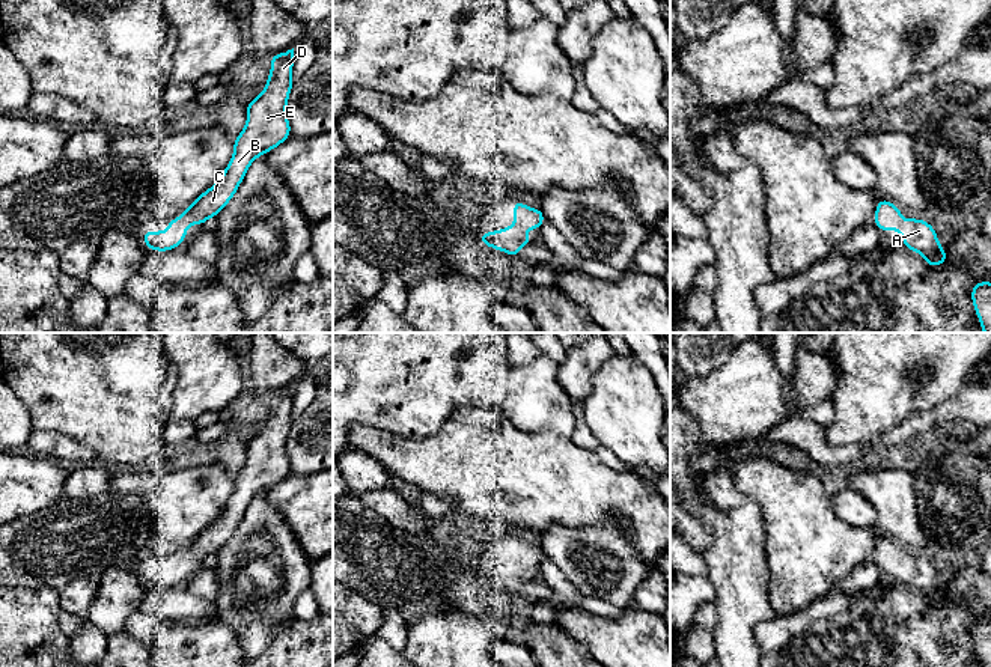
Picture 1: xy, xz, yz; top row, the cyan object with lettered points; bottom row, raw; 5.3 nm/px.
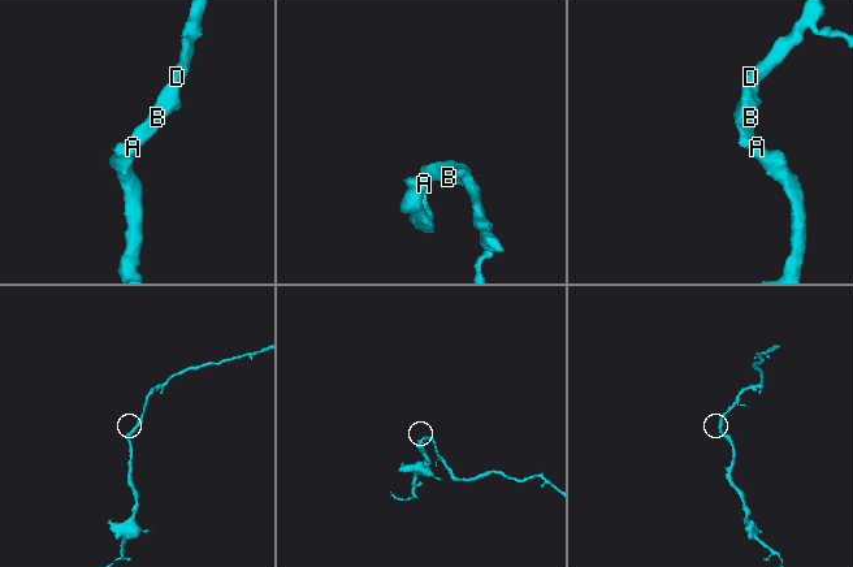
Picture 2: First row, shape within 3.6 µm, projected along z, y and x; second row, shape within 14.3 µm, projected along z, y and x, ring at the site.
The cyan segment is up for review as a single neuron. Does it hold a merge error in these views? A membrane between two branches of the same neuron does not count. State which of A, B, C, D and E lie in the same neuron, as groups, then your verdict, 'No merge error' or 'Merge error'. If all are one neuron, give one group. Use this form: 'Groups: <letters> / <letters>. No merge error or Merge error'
Groups: A B C D E. No merge error

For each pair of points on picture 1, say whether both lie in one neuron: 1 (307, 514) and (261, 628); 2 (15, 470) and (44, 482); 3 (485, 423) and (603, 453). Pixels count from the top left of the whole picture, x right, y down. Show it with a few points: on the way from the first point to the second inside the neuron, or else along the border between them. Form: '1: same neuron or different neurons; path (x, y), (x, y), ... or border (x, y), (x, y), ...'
1: different neurons; border (276, 509), (312, 562)
2: same neuron; path (23, 478), (36, 482)
3: different neurons; border (594, 452), (612, 469), (625, 472)

